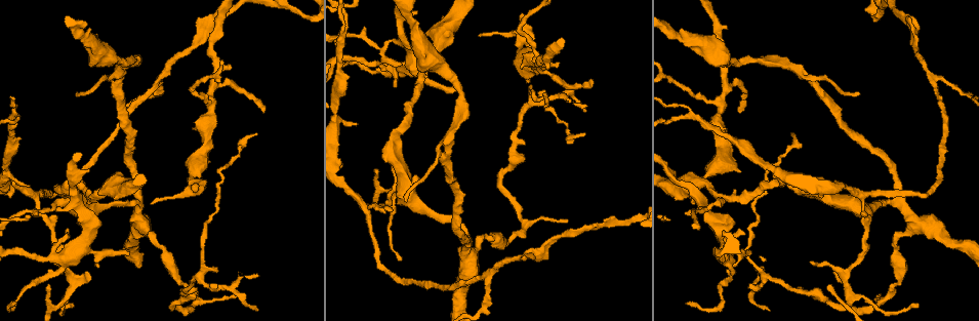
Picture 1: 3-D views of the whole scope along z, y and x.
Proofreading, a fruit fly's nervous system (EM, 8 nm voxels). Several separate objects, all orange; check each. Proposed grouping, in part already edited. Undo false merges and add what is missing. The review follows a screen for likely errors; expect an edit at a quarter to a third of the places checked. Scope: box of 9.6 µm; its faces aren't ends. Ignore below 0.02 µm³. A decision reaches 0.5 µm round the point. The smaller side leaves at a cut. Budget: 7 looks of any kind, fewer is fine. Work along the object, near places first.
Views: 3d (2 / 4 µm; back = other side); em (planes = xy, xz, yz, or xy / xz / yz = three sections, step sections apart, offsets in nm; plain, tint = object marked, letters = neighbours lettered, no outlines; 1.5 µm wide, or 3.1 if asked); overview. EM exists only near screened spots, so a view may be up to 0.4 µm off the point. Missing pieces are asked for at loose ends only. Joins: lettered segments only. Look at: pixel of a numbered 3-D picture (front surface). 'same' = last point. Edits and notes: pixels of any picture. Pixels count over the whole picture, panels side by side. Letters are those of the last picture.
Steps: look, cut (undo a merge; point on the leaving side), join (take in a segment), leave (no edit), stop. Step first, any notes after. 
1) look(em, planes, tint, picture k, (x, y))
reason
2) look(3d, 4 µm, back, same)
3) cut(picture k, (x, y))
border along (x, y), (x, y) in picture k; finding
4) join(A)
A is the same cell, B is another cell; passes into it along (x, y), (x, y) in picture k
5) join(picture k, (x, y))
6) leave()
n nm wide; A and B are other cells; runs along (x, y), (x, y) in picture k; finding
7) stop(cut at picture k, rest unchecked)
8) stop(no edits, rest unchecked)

look(3d, 2 µm, picture 1, (185, 284))
calibre changes

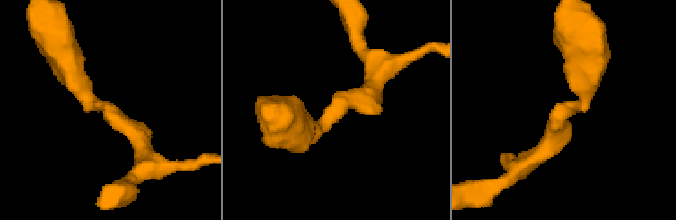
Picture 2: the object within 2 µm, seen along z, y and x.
look(em, planes, tint, picture 2, (104, 107))

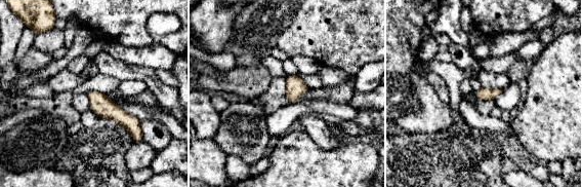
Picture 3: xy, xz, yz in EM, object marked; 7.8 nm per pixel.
look(em, planes, letters, same)

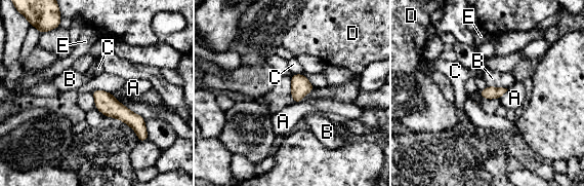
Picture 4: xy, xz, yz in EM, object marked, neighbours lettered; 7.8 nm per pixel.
leave()
110 nm wide; A, B, C, D and E are other cells; border along (487, 85), (507, 89) in picture 4; continuous, no second neuron

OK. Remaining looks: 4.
look(em, planes, plain, picture 1, (70, 308))
branch stops here

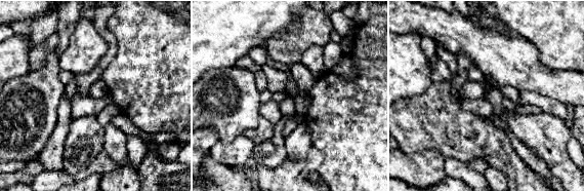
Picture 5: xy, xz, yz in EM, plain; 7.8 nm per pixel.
look(em, planes, letters, same)
see the neighbours

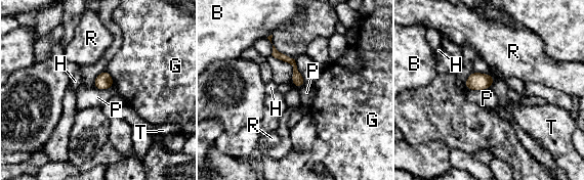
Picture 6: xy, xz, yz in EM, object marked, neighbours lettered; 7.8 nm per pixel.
leave()
B, G, H, P, R and T are other cells; no lettered segment goes on from it

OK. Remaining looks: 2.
stop(no edits, rest unchecked)

